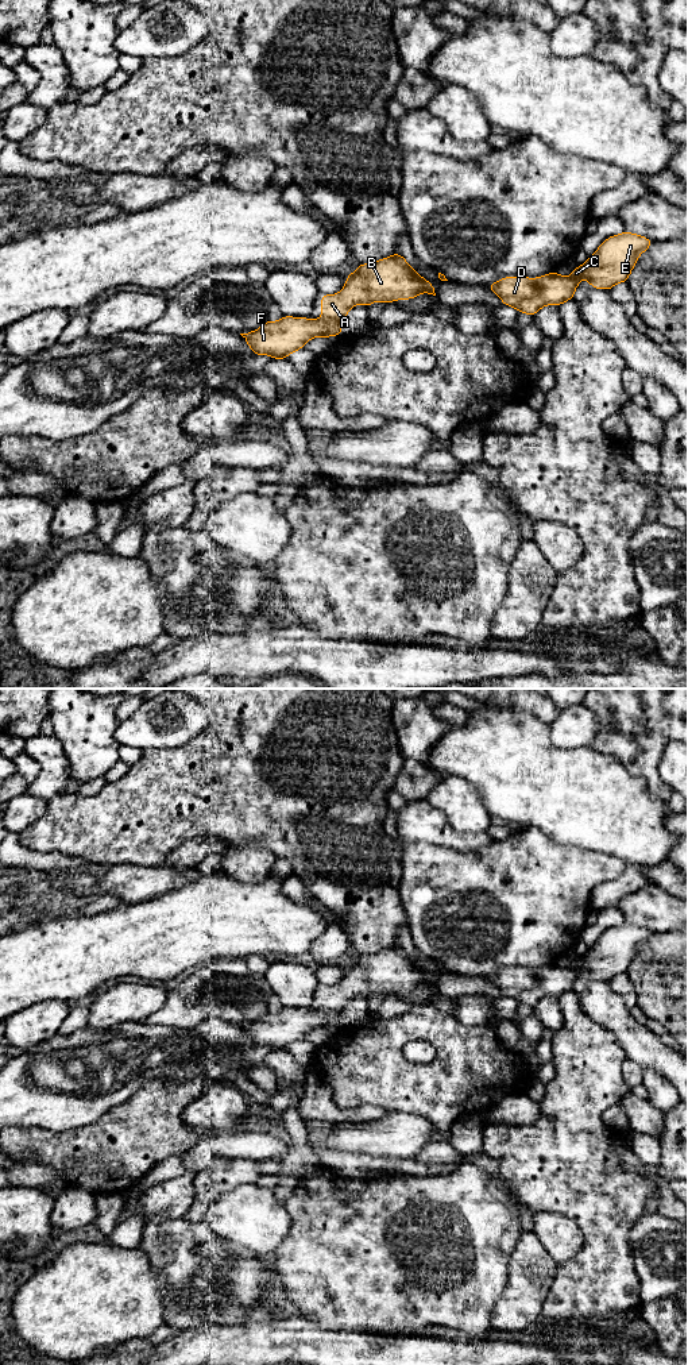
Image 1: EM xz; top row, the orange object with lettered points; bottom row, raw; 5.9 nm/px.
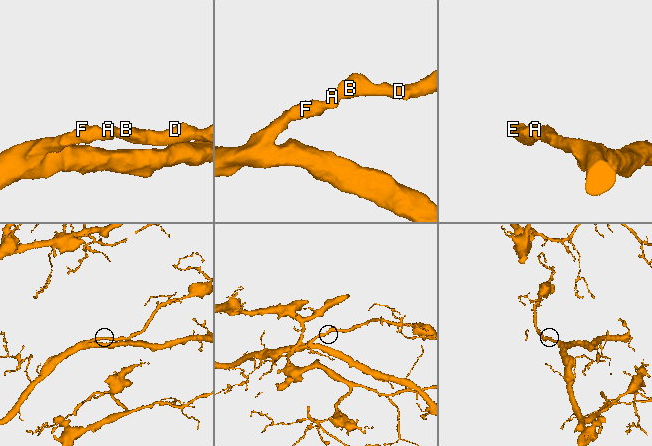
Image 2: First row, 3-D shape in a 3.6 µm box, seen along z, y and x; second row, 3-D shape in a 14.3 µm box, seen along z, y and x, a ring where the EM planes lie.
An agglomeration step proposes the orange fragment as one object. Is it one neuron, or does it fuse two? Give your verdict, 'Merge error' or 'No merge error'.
No merge error

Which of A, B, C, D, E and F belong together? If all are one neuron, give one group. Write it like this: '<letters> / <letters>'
A B C D E F

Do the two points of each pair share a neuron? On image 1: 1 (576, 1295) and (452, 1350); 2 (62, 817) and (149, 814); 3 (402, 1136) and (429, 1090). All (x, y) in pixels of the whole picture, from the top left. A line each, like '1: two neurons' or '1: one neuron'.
1: two neurons
2: one neuron
3: two neurons

